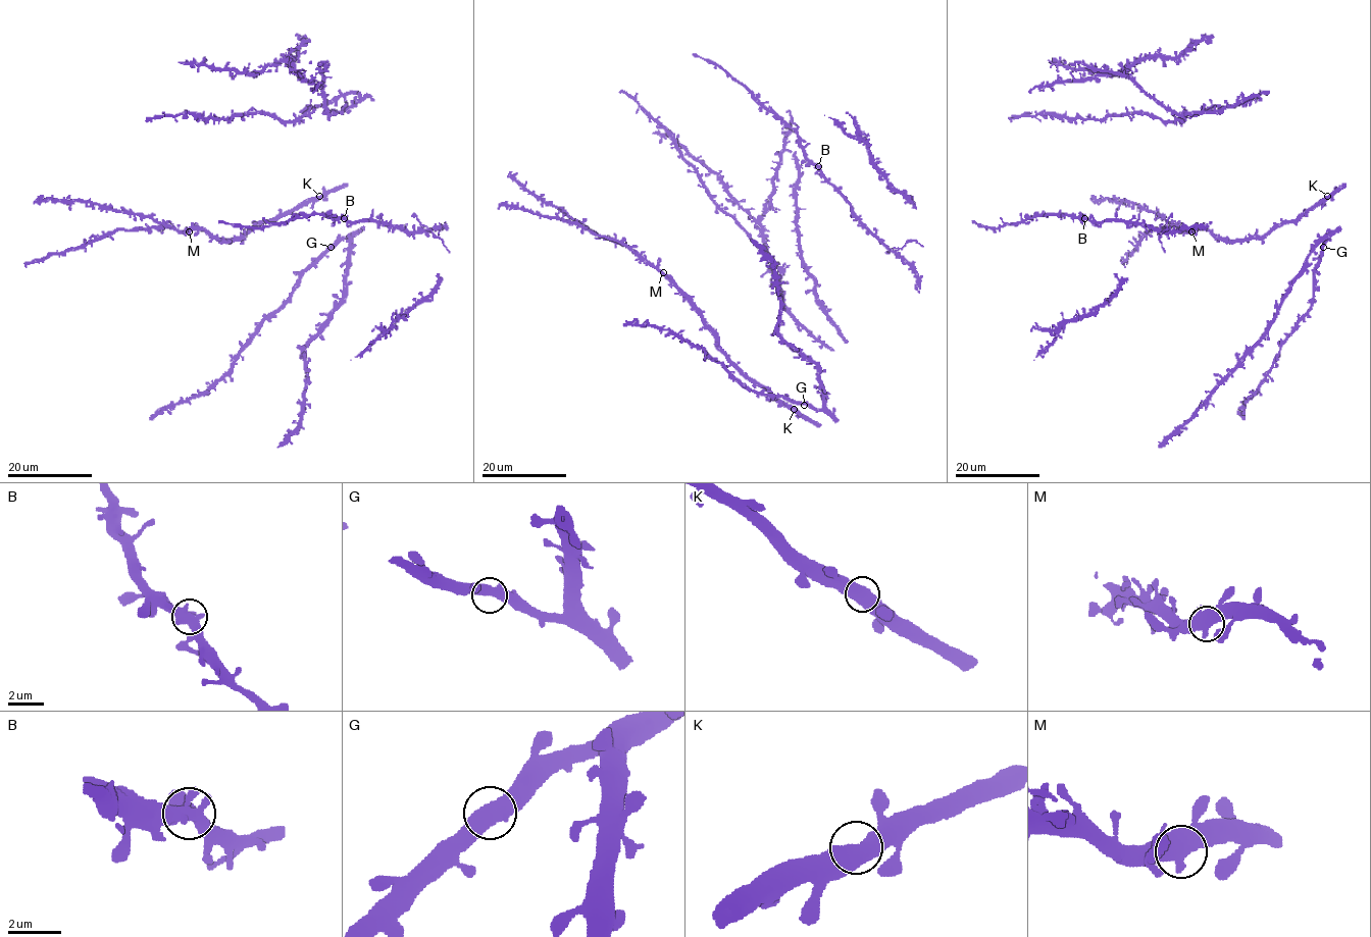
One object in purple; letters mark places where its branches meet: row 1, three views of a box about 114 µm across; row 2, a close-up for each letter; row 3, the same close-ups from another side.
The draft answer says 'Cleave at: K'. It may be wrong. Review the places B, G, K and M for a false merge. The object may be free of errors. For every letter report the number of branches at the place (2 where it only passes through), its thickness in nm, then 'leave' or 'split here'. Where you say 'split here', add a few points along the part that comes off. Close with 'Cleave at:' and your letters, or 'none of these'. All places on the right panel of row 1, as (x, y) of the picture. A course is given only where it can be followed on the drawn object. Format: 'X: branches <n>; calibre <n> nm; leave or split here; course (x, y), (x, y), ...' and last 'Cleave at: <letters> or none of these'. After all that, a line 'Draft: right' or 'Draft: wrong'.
B: branches 2; calibre 550 nm; leave
G: branches 2; calibre 550 nm; leave
K: branches 2; calibre 600 nm; leave
M: branches 2; calibre 550 nm; leave
Cleave at: none of these
Draft: wrong

